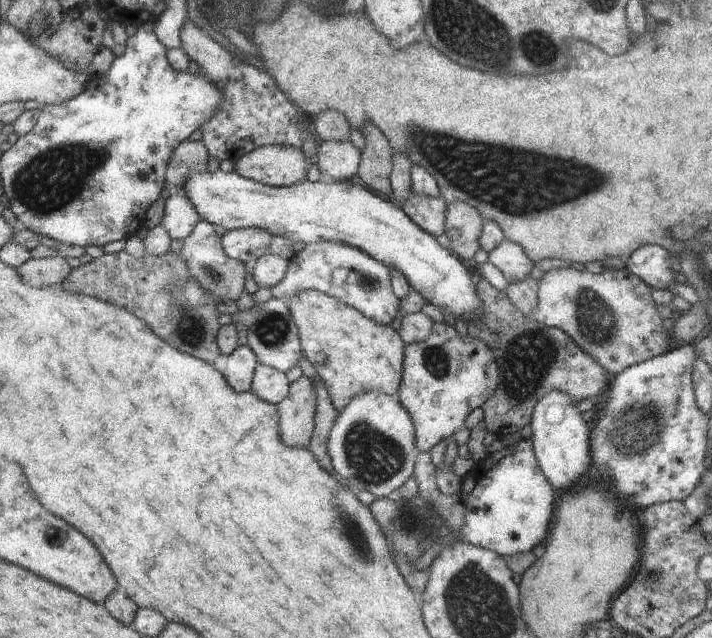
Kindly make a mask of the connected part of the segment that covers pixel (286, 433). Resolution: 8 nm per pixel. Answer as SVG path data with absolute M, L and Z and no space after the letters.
M302 376L290 386L290 394L278 405L280 434L285 445L308 449L316 431L318 399L314 382Z

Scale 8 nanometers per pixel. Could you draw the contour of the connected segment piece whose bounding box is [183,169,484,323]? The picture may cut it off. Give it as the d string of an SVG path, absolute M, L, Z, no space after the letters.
M218 169L211 172L193 172L187 178L184 194L193 202L203 221L219 224L226 230L260 228L276 236L292 240L294 243L304 242L306 245L314 242L343 242L368 252L375 260L380 260L390 269L397 268L403 276L424 299L435 306L441 313L448 312L452 318L471 322L479 320L484 315L484 302L480 300L478 290L473 292L473 284L469 280L467 270L459 260L449 254L445 245L425 232L395 201L387 202L371 189L363 188L354 180L349 182L323 183L321 181L301 181L290 187L272 187L259 184L256 180L247 180L234 170L230 173Z

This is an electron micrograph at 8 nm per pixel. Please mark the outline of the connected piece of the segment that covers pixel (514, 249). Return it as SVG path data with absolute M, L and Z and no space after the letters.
M505 239L488 252L487 256L488 261L501 272L509 284L523 282L532 267L532 261L525 256L522 248Z

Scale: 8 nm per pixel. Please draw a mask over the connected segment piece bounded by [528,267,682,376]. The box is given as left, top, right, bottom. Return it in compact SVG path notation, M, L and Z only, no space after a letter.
M572 267L545 271L538 280L537 306L528 318L565 332L585 356L591 356L610 376L682 344L663 328L663 320L649 296L648 286L625 267L619 270L604 268L597 274Z

